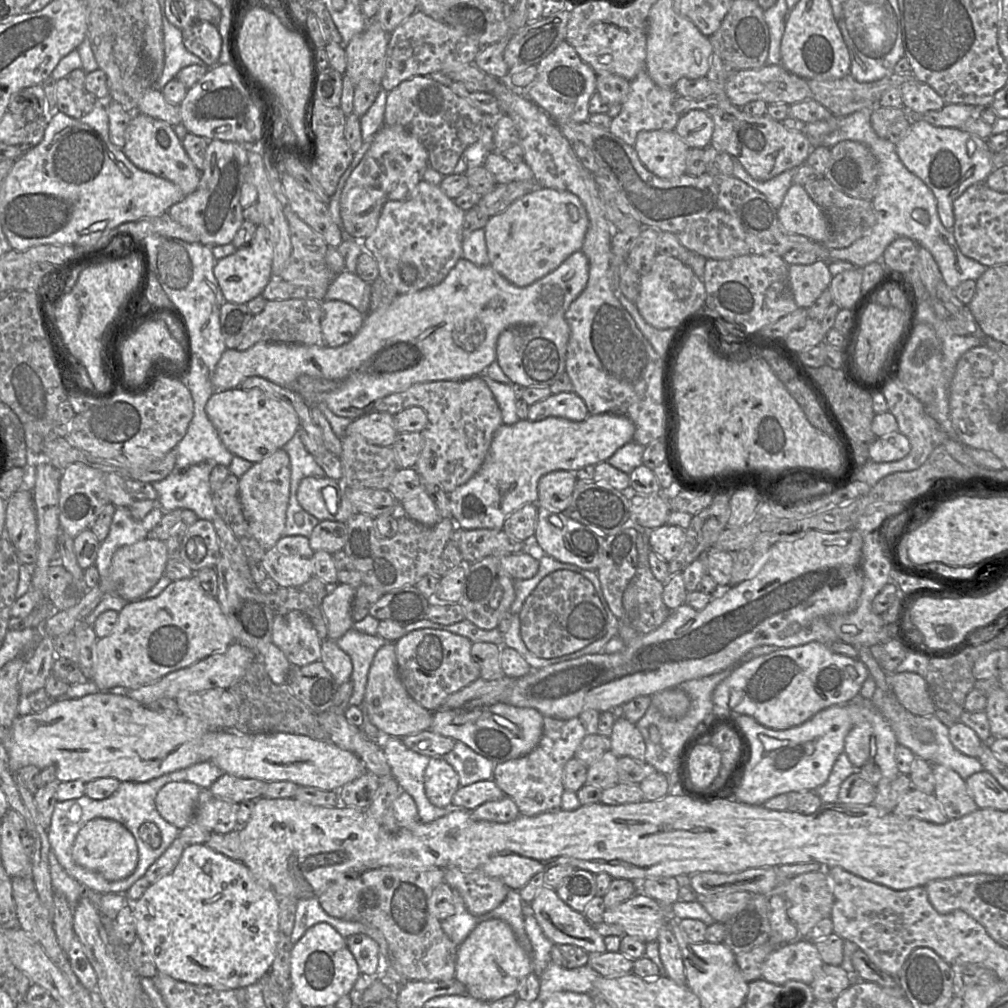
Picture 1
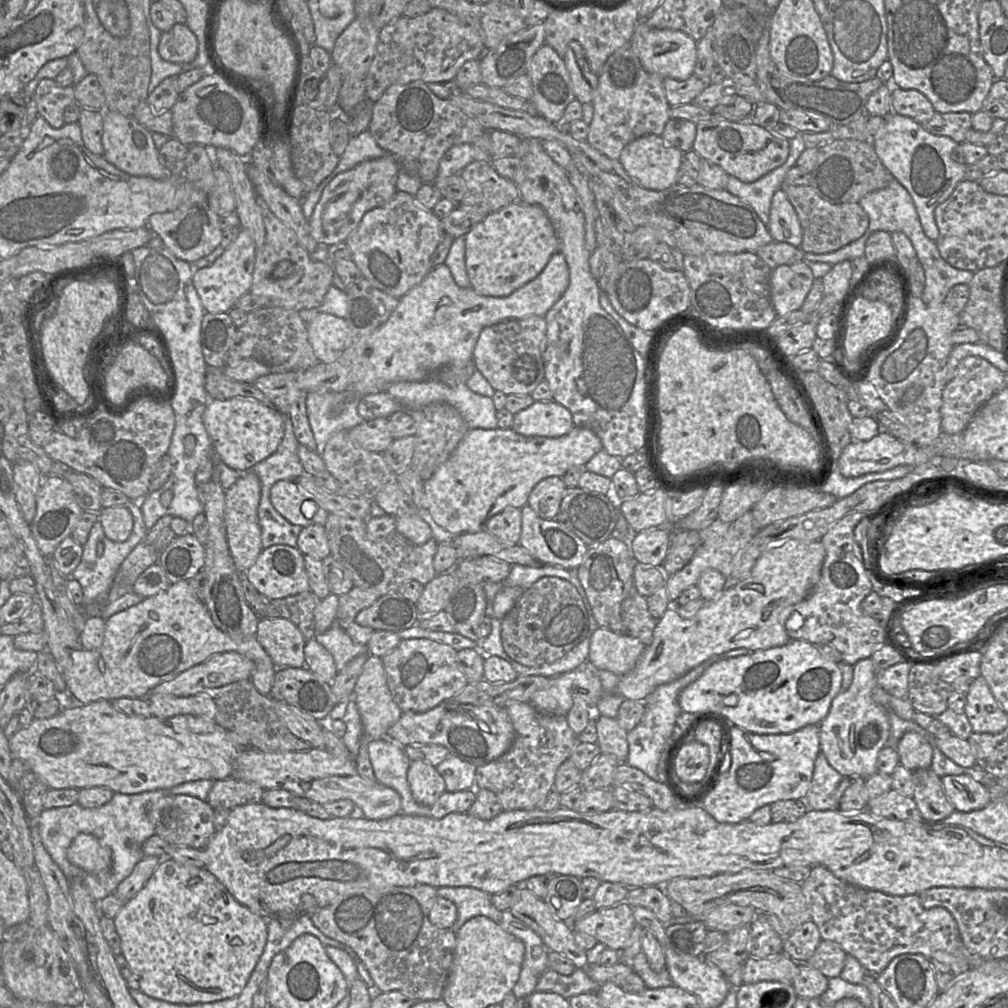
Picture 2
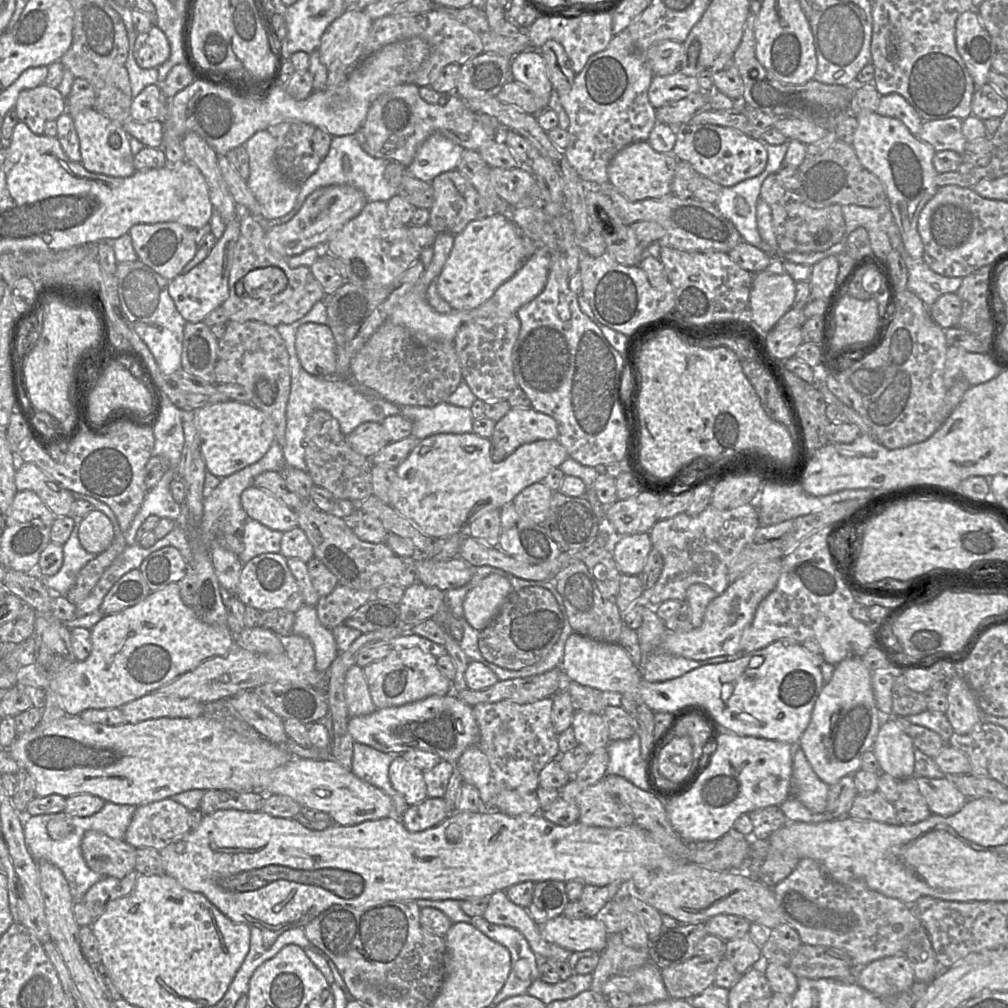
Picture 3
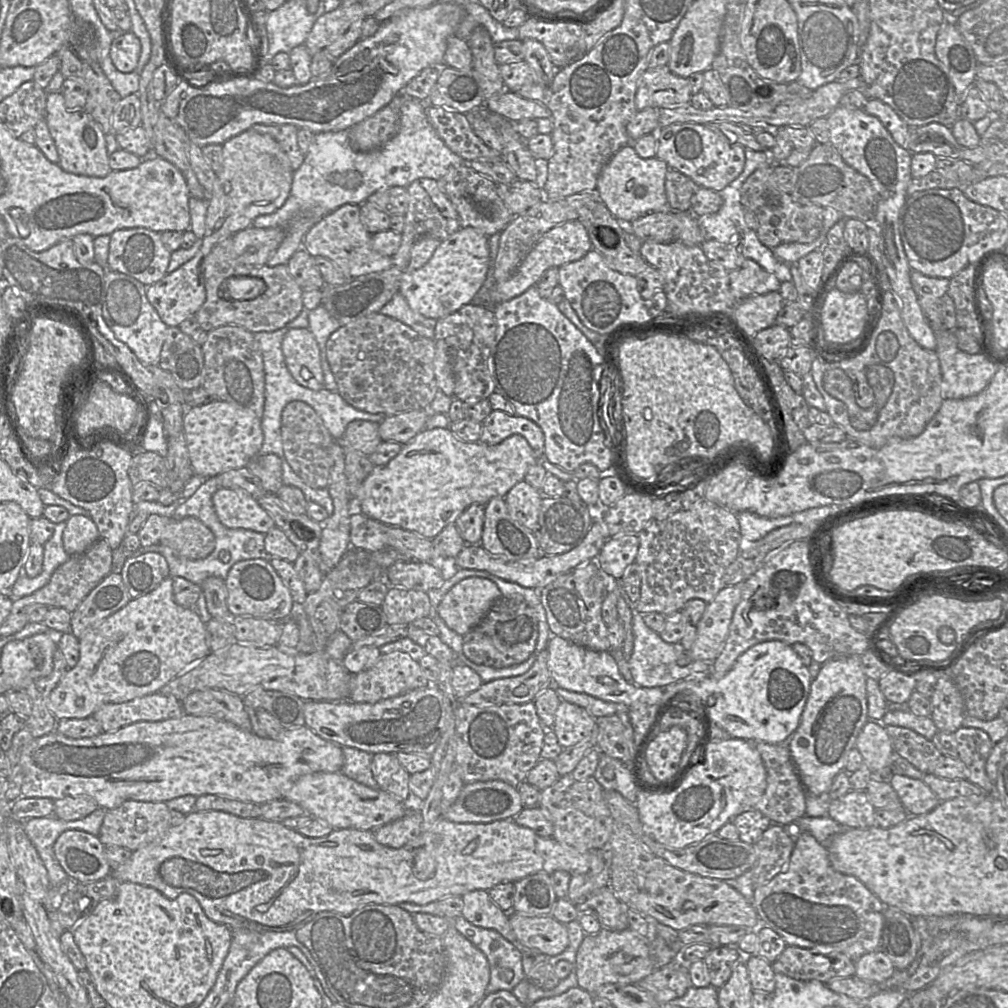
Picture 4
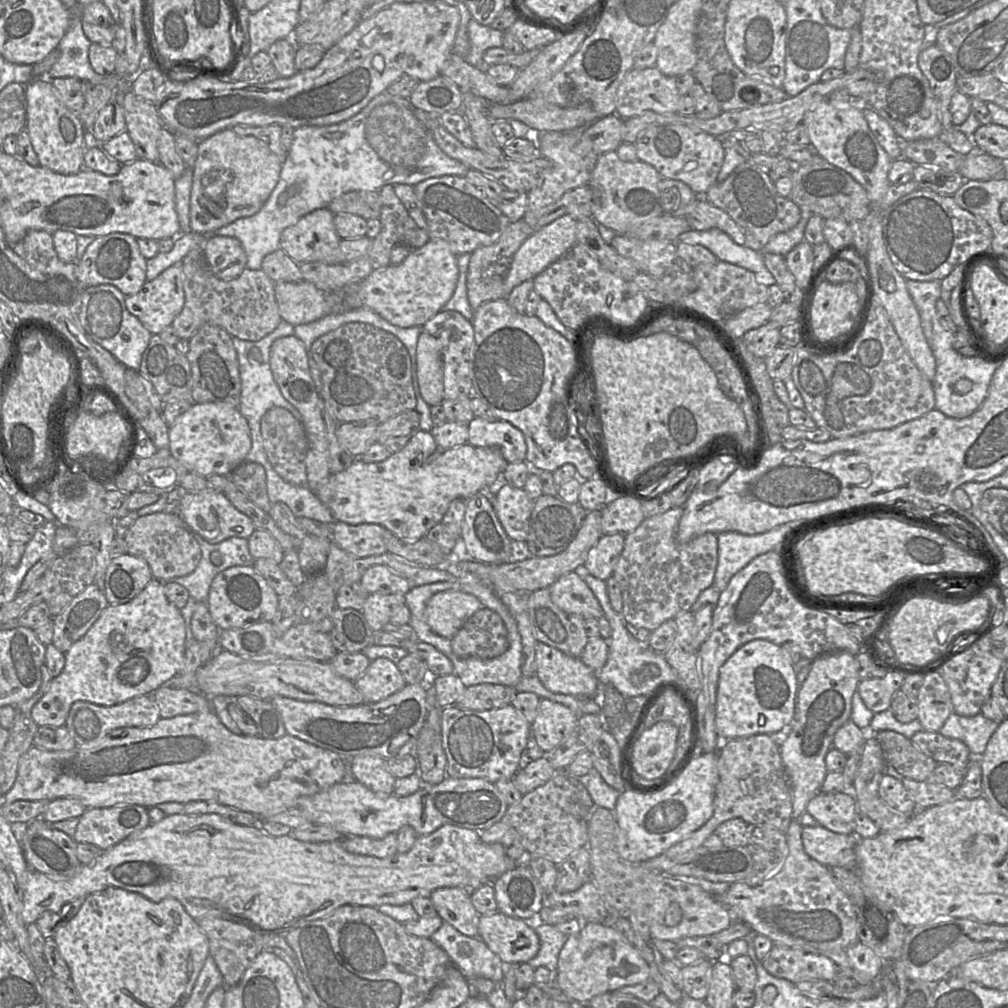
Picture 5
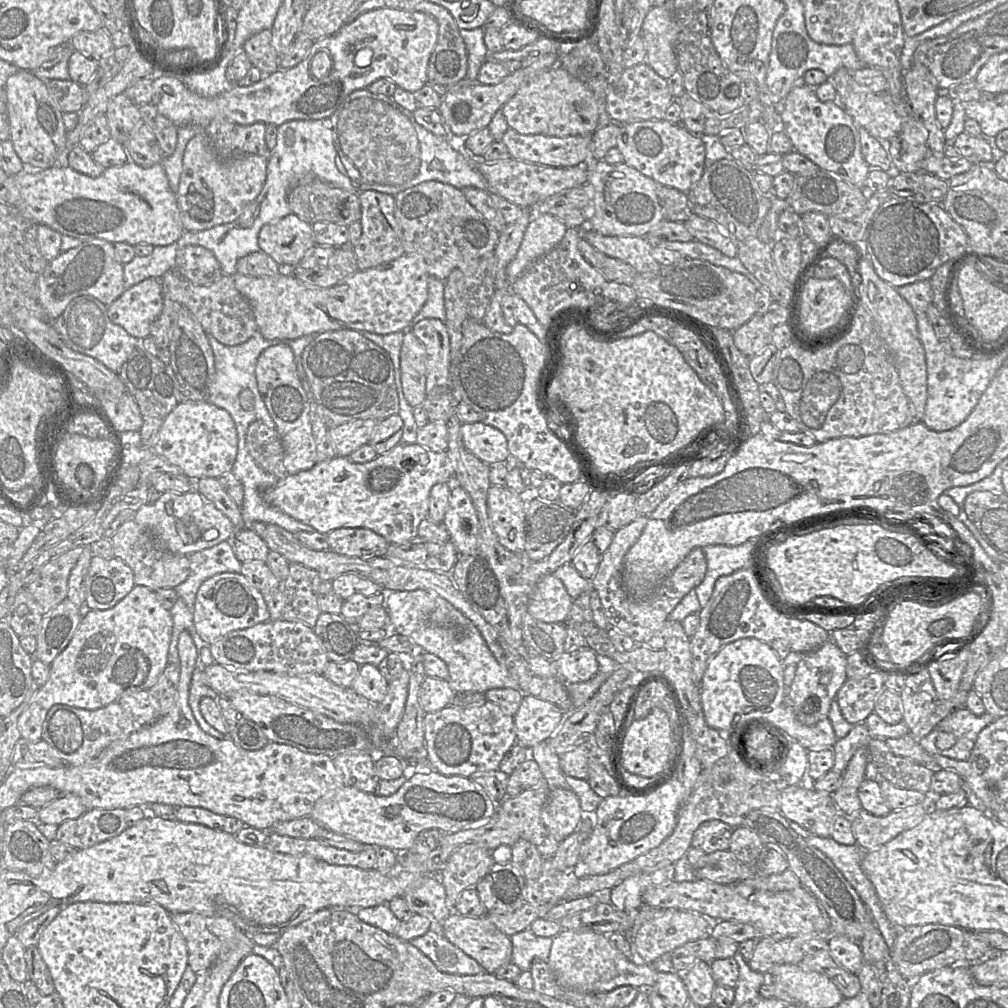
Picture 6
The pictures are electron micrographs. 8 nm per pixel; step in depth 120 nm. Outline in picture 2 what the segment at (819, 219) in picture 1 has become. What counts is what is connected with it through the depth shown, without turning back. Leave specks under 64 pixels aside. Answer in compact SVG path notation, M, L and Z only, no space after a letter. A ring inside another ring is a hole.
M777 190L772 198L768 219L768 230L775 242L785 242L800 246L802 229L796 211L781 190Z

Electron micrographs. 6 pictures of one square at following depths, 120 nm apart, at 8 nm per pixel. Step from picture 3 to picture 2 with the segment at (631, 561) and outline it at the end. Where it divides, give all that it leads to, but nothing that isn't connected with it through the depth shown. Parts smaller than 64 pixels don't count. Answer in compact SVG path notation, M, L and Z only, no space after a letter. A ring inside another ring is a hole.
M664 525L661 528L638 532L630 543L630 550L635 562L661 567L673 530L675 527Z

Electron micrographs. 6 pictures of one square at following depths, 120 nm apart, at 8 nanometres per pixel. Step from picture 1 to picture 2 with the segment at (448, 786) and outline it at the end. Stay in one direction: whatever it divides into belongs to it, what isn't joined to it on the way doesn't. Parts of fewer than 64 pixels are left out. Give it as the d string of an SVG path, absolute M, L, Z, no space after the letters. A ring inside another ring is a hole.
M421 760L411 761L407 781L414 800L424 806L432 806L446 792L445 781L436 767Z

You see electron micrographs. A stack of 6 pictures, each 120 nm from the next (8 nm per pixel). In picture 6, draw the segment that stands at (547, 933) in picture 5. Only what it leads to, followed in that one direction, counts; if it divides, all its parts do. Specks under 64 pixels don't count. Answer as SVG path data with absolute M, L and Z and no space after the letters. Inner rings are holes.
M524 930L511 937L511 962L522 971L528 971L534 962L546 962L553 942L551 937L536 936L530 930Z

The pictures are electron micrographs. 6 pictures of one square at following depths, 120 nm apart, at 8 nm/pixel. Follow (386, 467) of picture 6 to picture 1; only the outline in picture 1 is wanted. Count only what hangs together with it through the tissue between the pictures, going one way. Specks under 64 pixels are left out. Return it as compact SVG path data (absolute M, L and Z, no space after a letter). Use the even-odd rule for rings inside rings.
M588 415L581 421L548 417L540 421L519 420L498 428L488 453L476 474L449 493L452 519L467 530L503 530L508 516L526 503L537 503L538 482L552 471L577 471L607 461L620 447L632 441L634 423L623 415Z

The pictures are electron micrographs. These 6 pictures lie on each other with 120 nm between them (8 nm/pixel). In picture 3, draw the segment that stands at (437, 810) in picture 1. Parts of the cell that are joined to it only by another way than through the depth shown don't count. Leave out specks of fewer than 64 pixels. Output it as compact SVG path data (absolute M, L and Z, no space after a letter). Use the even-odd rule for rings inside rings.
M355 743L351 771L359 779L388 794L393 801L393 815L400 817L409 805L404 797L393 788L389 779L389 766L398 755L381 752L365 744Z

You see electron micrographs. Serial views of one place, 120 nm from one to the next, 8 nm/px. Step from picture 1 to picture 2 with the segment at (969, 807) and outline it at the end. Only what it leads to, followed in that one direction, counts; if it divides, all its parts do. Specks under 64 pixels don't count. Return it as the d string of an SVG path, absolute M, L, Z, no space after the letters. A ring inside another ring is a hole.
M930 768L913 773L915 790L912 798L923 821L937 822L947 818L955 811L944 792L941 777Z

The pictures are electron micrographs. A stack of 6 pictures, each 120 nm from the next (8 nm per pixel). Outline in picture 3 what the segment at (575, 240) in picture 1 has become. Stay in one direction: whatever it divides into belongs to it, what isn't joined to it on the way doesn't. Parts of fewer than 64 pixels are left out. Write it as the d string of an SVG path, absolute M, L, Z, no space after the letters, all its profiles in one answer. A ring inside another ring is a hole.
M495 214L469 223L455 235L452 250L435 280L439 295L452 311L468 311L485 303L495 291L509 280L537 250L535 242L512 221L510 214Z

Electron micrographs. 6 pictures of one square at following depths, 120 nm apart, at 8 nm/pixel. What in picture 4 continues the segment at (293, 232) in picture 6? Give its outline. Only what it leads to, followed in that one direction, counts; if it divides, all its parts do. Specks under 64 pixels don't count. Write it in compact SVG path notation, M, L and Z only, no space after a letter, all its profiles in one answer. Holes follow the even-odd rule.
M343 205L321 218L306 233L302 249L312 257L322 256L333 261L347 276L355 279L392 267L392 257L381 255L371 248L372 234L361 221L361 205Z

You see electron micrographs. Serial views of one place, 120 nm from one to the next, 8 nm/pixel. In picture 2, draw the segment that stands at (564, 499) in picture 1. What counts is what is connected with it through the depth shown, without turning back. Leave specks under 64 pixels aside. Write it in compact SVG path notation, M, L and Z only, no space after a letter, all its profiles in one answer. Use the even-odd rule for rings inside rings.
M553 476L539 481L532 489L527 505L543 519L553 519L567 487L561 477Z

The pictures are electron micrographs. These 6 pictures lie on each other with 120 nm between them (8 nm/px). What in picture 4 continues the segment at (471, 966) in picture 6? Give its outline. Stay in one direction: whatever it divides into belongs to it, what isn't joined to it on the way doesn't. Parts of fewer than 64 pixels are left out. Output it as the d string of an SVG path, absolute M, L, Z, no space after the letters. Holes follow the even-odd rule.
M462 916L453 918L451 925L486 956L490 967L486 994L511 991L526 978L522 951L503 934L475 926Z

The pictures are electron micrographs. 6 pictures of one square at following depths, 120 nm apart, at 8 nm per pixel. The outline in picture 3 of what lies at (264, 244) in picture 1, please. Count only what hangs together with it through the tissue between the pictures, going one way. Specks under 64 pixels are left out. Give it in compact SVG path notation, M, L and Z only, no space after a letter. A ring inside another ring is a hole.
M224 238L217 240L207 257L192 268L188 273L181 274L169 280L167 290L178 312L187 323L197 323L204 320L211 312L219 308L229 297L227 273L227 246L235 242Z

